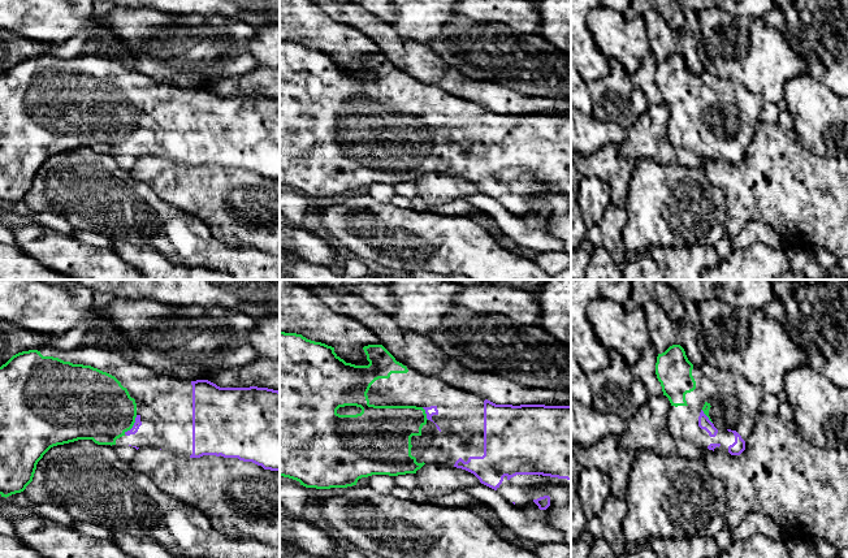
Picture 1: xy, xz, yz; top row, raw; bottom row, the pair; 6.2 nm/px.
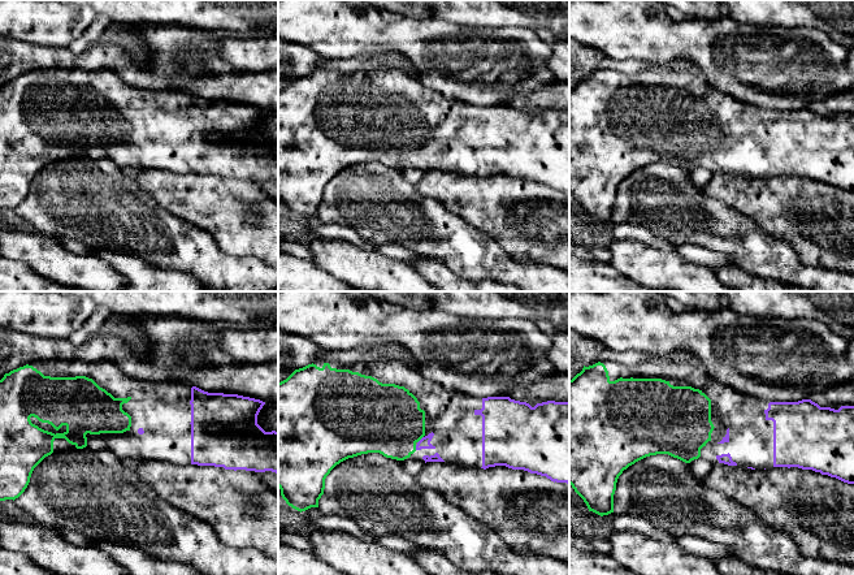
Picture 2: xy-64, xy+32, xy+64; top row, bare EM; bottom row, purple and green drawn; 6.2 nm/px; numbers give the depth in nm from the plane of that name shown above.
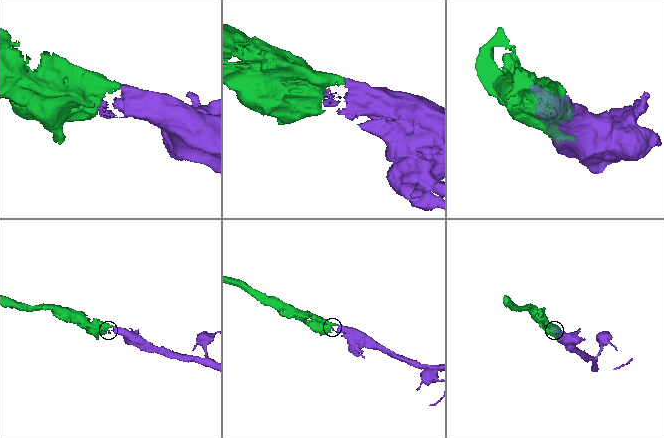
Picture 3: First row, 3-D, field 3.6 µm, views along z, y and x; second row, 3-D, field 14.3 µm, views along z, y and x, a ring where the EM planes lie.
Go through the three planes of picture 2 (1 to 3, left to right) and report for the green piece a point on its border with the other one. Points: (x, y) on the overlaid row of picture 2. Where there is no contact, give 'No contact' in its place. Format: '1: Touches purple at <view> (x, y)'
1: No contact
2: Touches purple at xy+32 (420, 440)
3: No contact

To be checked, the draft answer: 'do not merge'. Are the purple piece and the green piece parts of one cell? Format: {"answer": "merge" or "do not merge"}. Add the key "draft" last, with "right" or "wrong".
{"answer": "merge", "draft": "wrong"}

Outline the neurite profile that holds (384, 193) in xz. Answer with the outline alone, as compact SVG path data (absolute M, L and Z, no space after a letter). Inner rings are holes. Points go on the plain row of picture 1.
M372 183L367 186L365 194L371 195L378 202L390 203L390 200L397 195L395 185Z

